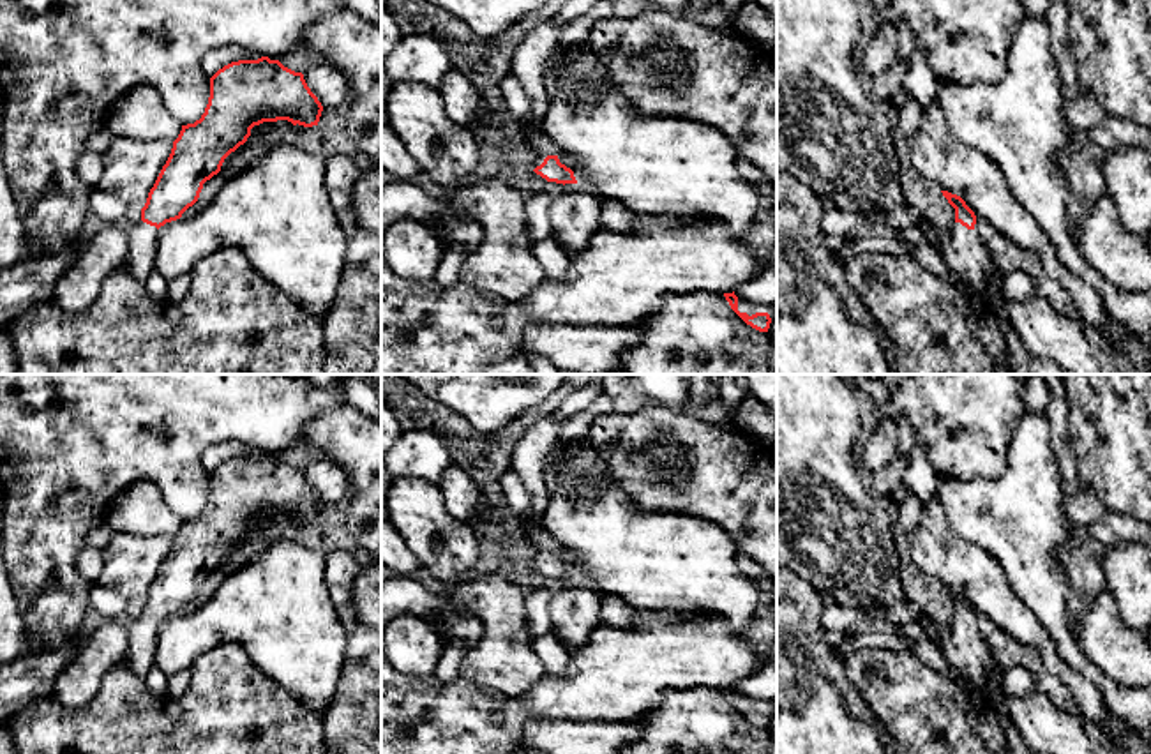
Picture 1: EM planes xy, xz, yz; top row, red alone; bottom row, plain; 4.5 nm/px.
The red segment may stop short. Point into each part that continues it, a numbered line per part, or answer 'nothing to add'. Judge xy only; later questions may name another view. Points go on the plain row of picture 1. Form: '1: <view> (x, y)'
1: xy (142, 648)

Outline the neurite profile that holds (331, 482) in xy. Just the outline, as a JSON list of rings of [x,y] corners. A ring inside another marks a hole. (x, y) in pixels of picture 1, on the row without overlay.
[[[330,459],[309,463],[304,475],[323,503],[337,503],[350,496],[351,484],[346,471]]]

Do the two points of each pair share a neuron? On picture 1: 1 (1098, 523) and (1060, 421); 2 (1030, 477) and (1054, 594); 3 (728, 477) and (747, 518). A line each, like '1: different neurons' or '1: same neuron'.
1: same neuron
2: same neuron
3: same neuron

